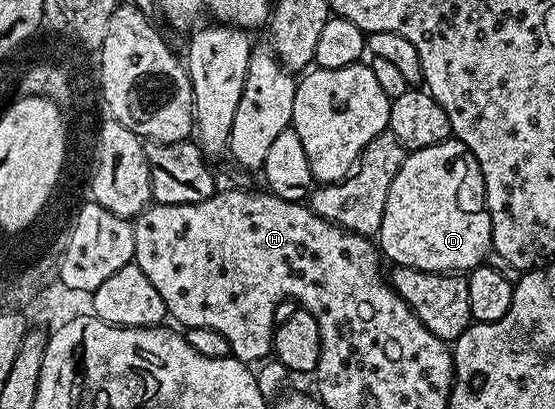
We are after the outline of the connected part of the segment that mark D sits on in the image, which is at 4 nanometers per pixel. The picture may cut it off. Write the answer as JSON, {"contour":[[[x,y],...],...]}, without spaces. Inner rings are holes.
{"contour":[[[453,137],[445,139],[440,145],[428,145],[428,149],[420,149],[419,151],[411,151],[406,156],[404,165],[400,165],[400,173],[396,173],[396,177],[392,181],[392,189],[388,189],[388,205],[384,205],[384,221],[380,221],[380,229],[376,236],[377,246],[380,248],[381,254],[387,260],[391,259],[391,264],[399,267],[411,267],[417,271],[441,271],[443,273],[469,273],[475,267],[479,267],[484,260],[491,254],[492,244],[492,221],[490,214],[486,210],[486,186],[484,185],[484,177],[480,165],[476,161],[473,153],[466,146]]]}

